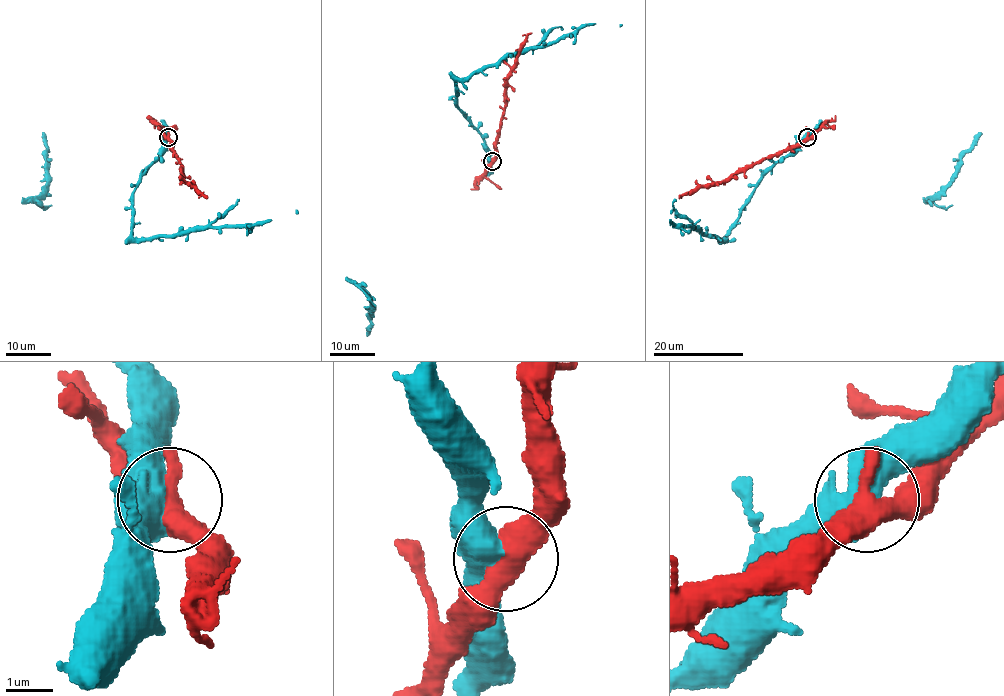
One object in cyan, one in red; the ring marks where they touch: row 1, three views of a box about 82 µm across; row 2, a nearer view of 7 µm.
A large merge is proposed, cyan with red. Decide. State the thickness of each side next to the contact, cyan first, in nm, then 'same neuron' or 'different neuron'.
calibres 550 and 550 nm; different neuron

